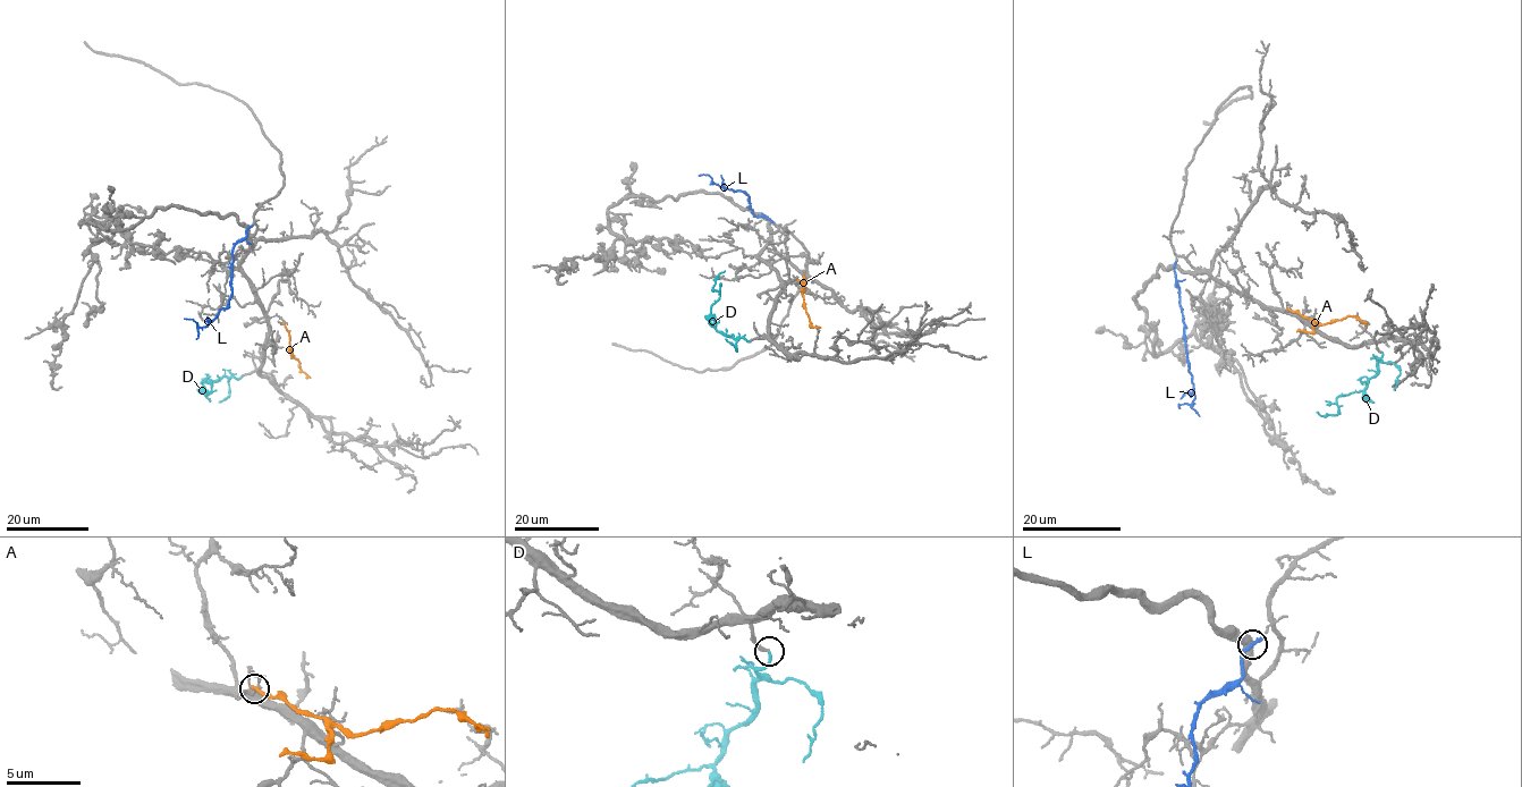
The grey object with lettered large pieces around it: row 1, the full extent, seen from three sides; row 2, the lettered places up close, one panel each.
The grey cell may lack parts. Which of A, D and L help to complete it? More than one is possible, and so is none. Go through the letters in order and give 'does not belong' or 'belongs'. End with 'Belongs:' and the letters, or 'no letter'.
A: does not belong
D: belongs
L: does not belong
Belongs: D

